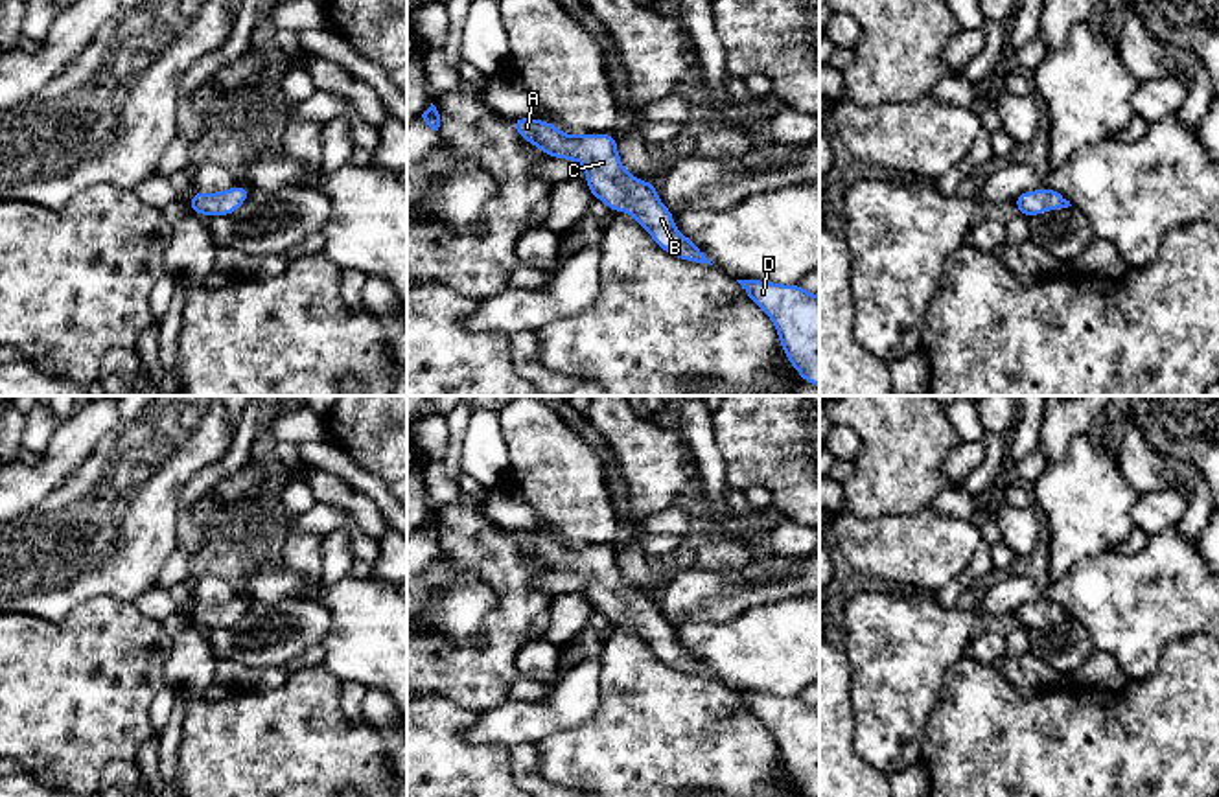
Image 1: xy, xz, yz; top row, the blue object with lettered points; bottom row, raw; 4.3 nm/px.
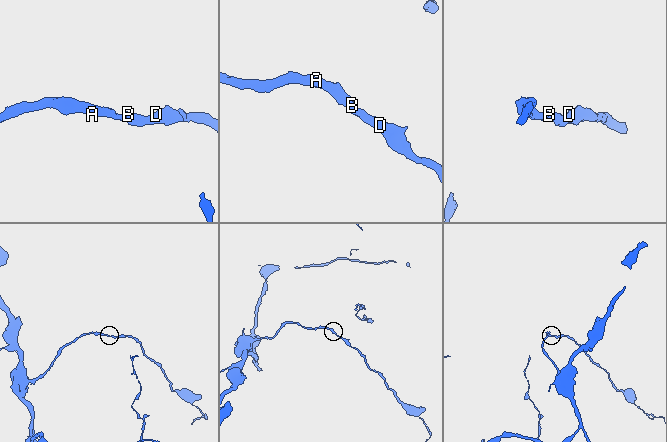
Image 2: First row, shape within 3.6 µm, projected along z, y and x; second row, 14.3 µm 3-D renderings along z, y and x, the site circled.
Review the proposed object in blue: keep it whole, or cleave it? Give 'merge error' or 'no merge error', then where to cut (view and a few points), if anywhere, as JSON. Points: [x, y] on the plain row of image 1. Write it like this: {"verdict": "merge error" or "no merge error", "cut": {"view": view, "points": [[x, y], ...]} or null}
{"verdict": "no merge error", "cut": null}

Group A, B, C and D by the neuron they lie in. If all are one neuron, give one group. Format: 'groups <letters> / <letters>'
groups A B C D

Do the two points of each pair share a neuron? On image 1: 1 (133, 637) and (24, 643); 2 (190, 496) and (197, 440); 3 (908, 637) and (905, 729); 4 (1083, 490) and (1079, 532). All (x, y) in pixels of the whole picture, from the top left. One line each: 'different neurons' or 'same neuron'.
1: same neuron
2: different neurons
3: same neuron
4: same neuron

